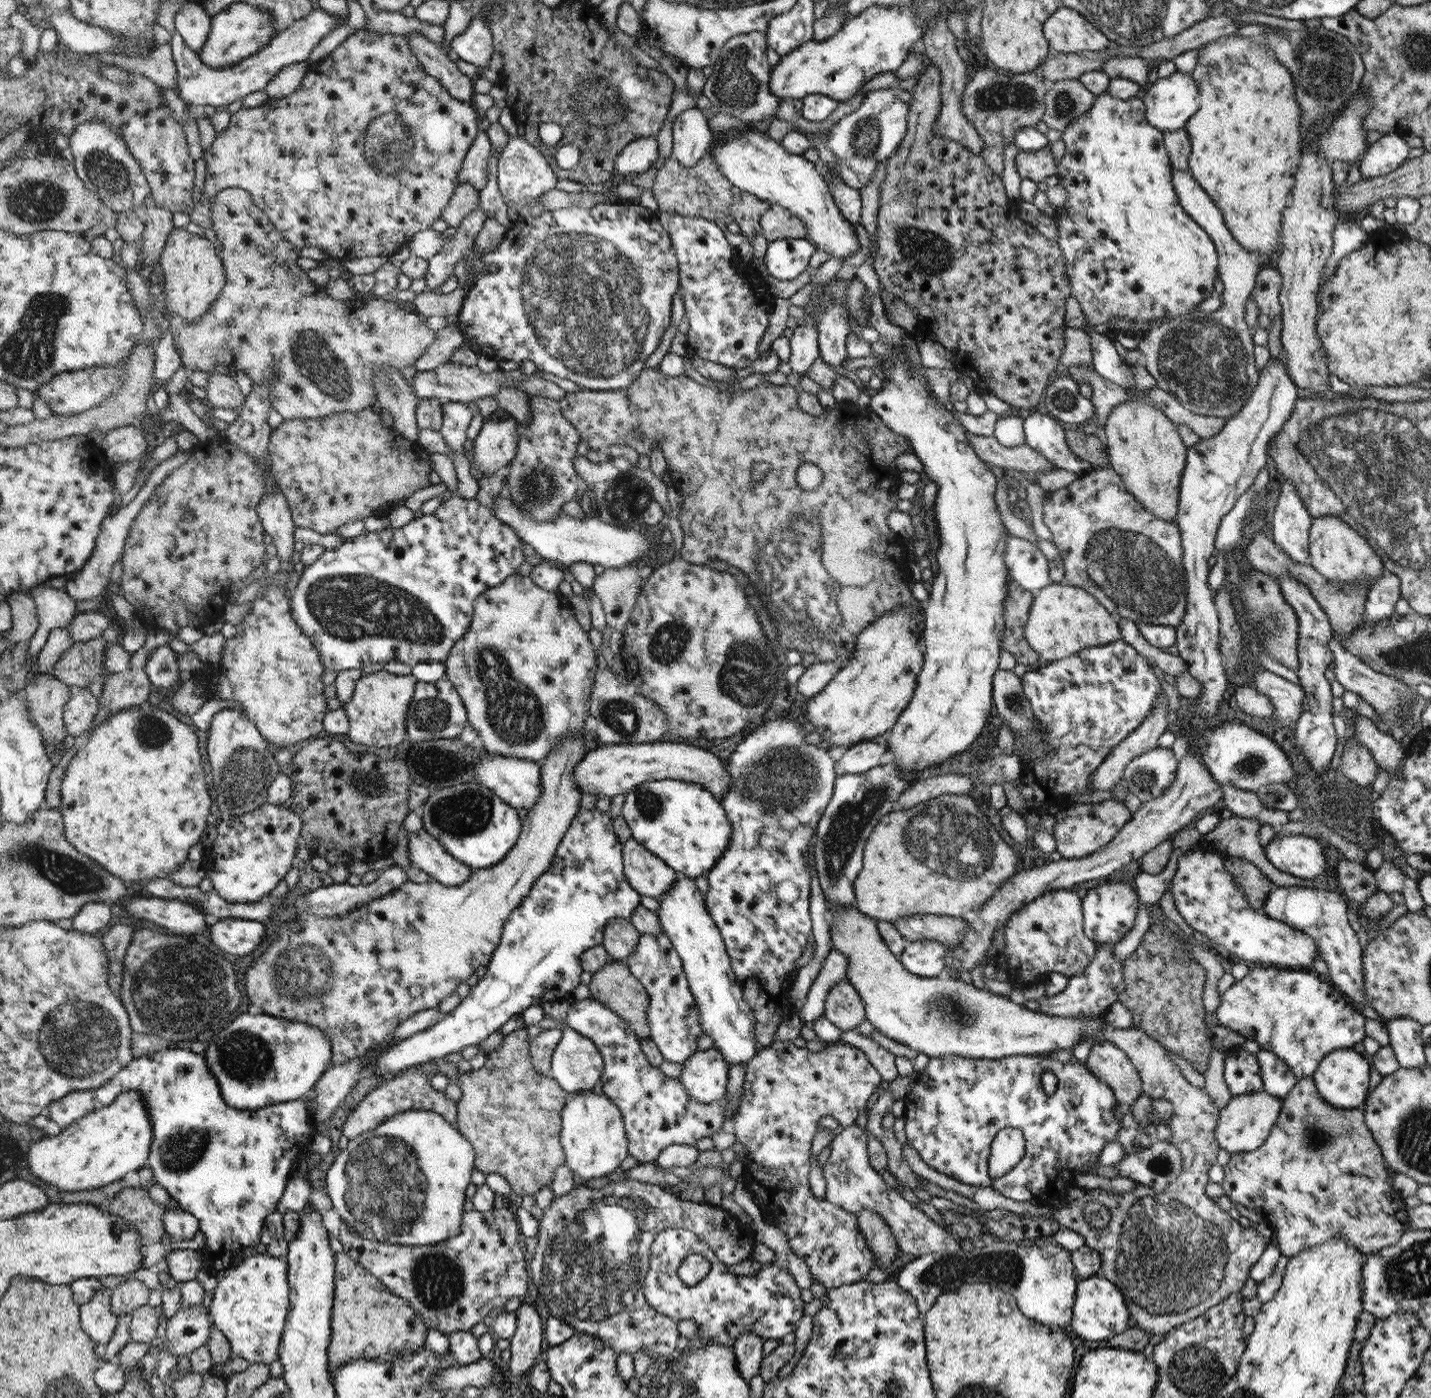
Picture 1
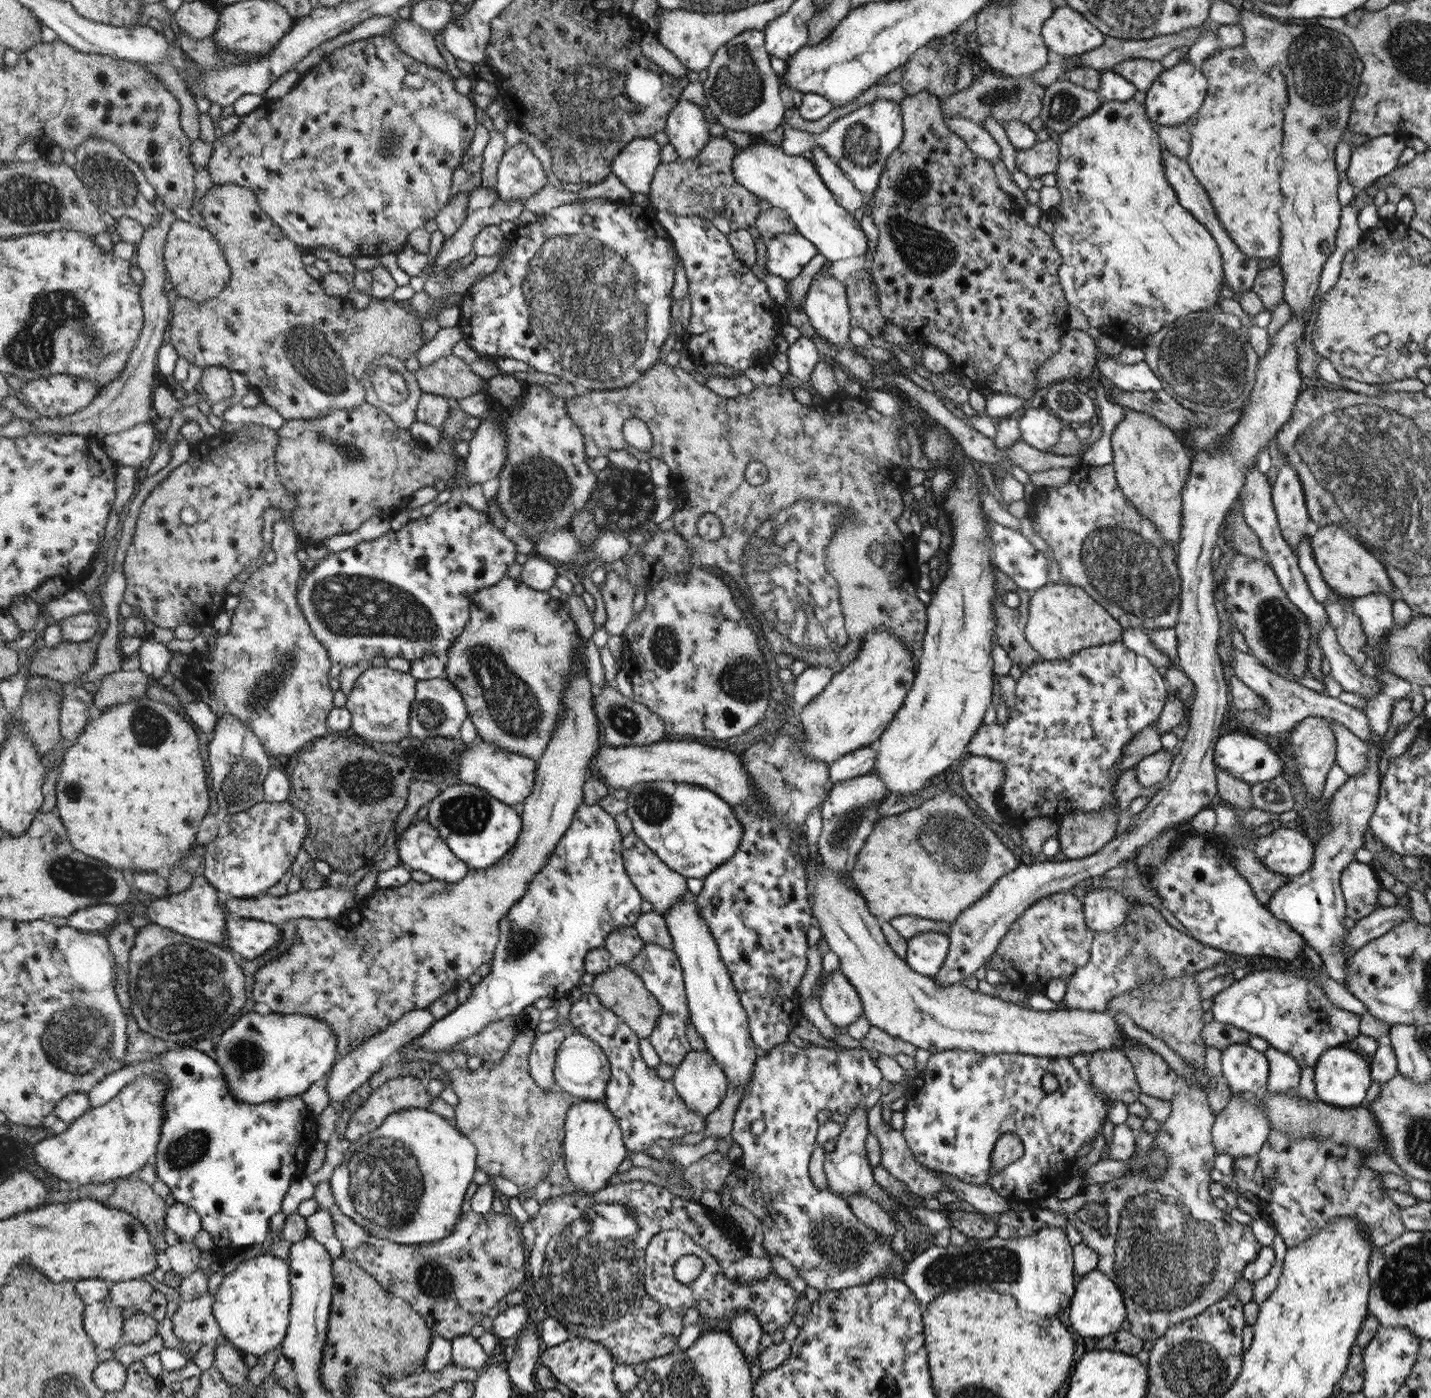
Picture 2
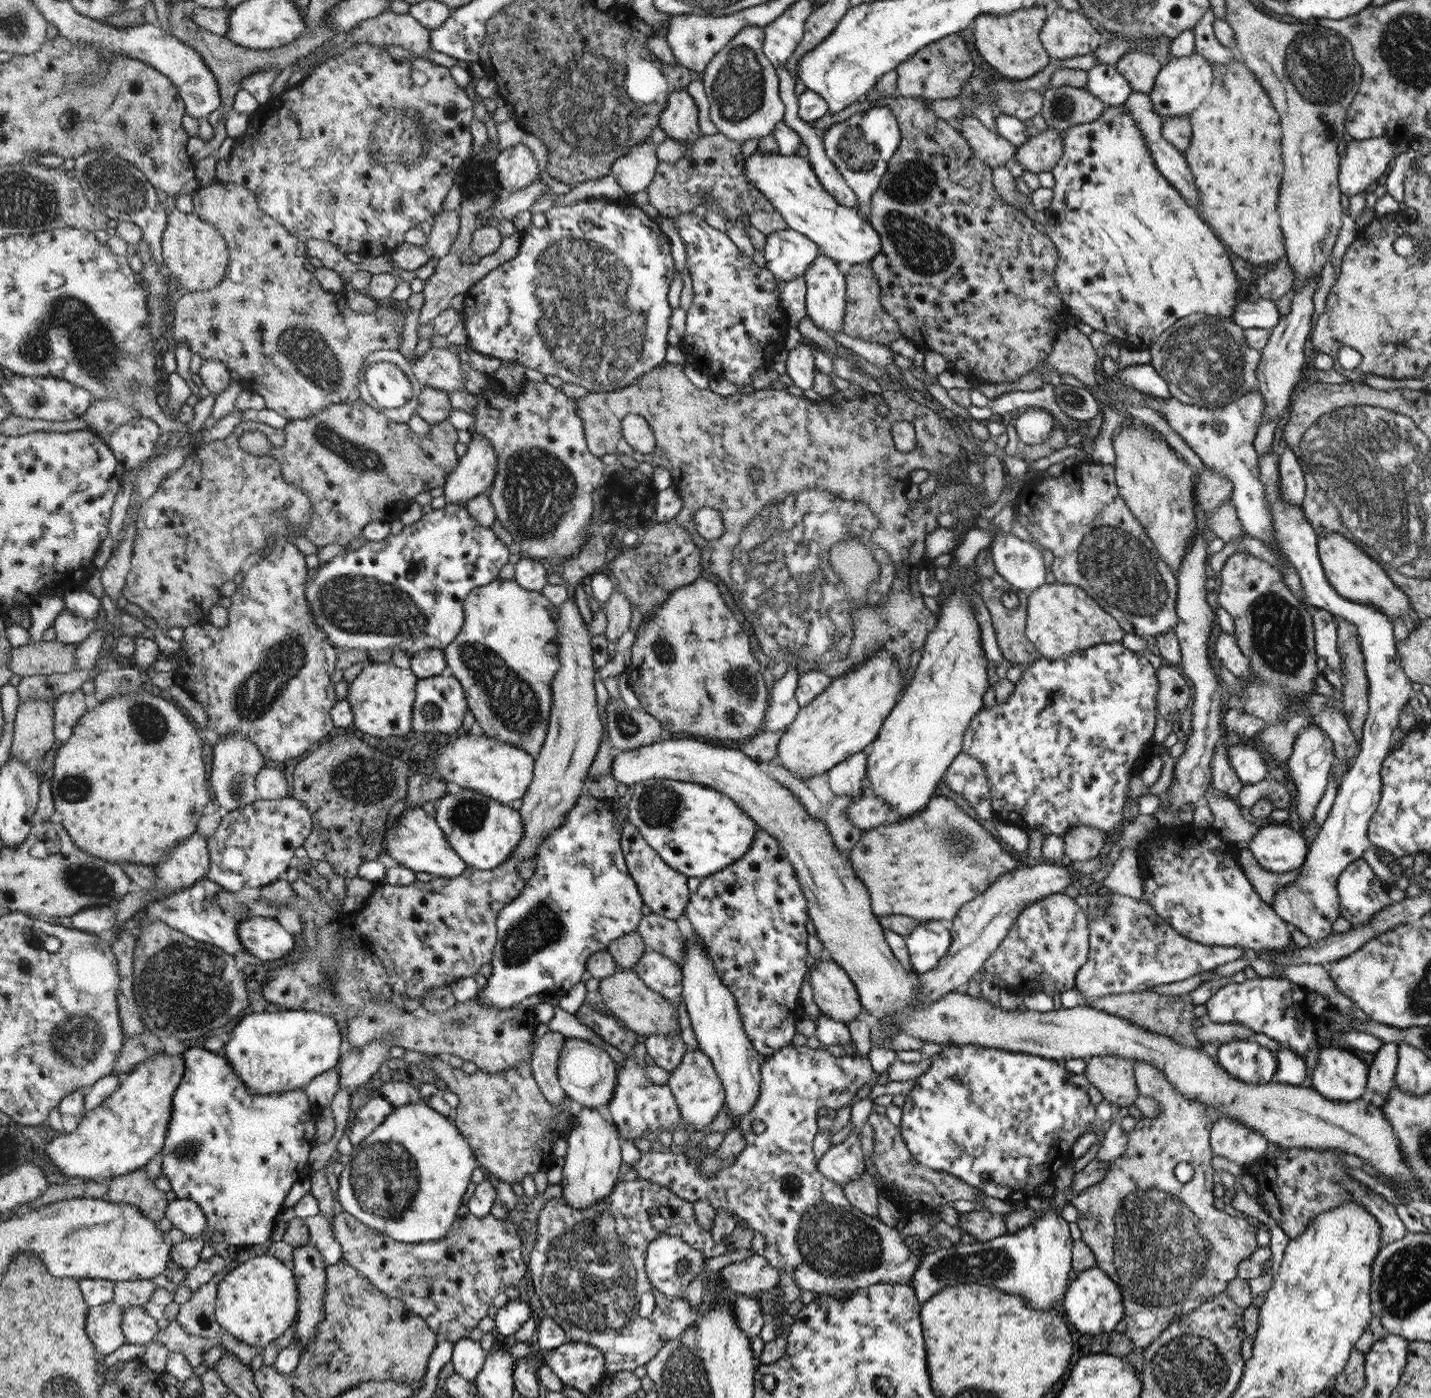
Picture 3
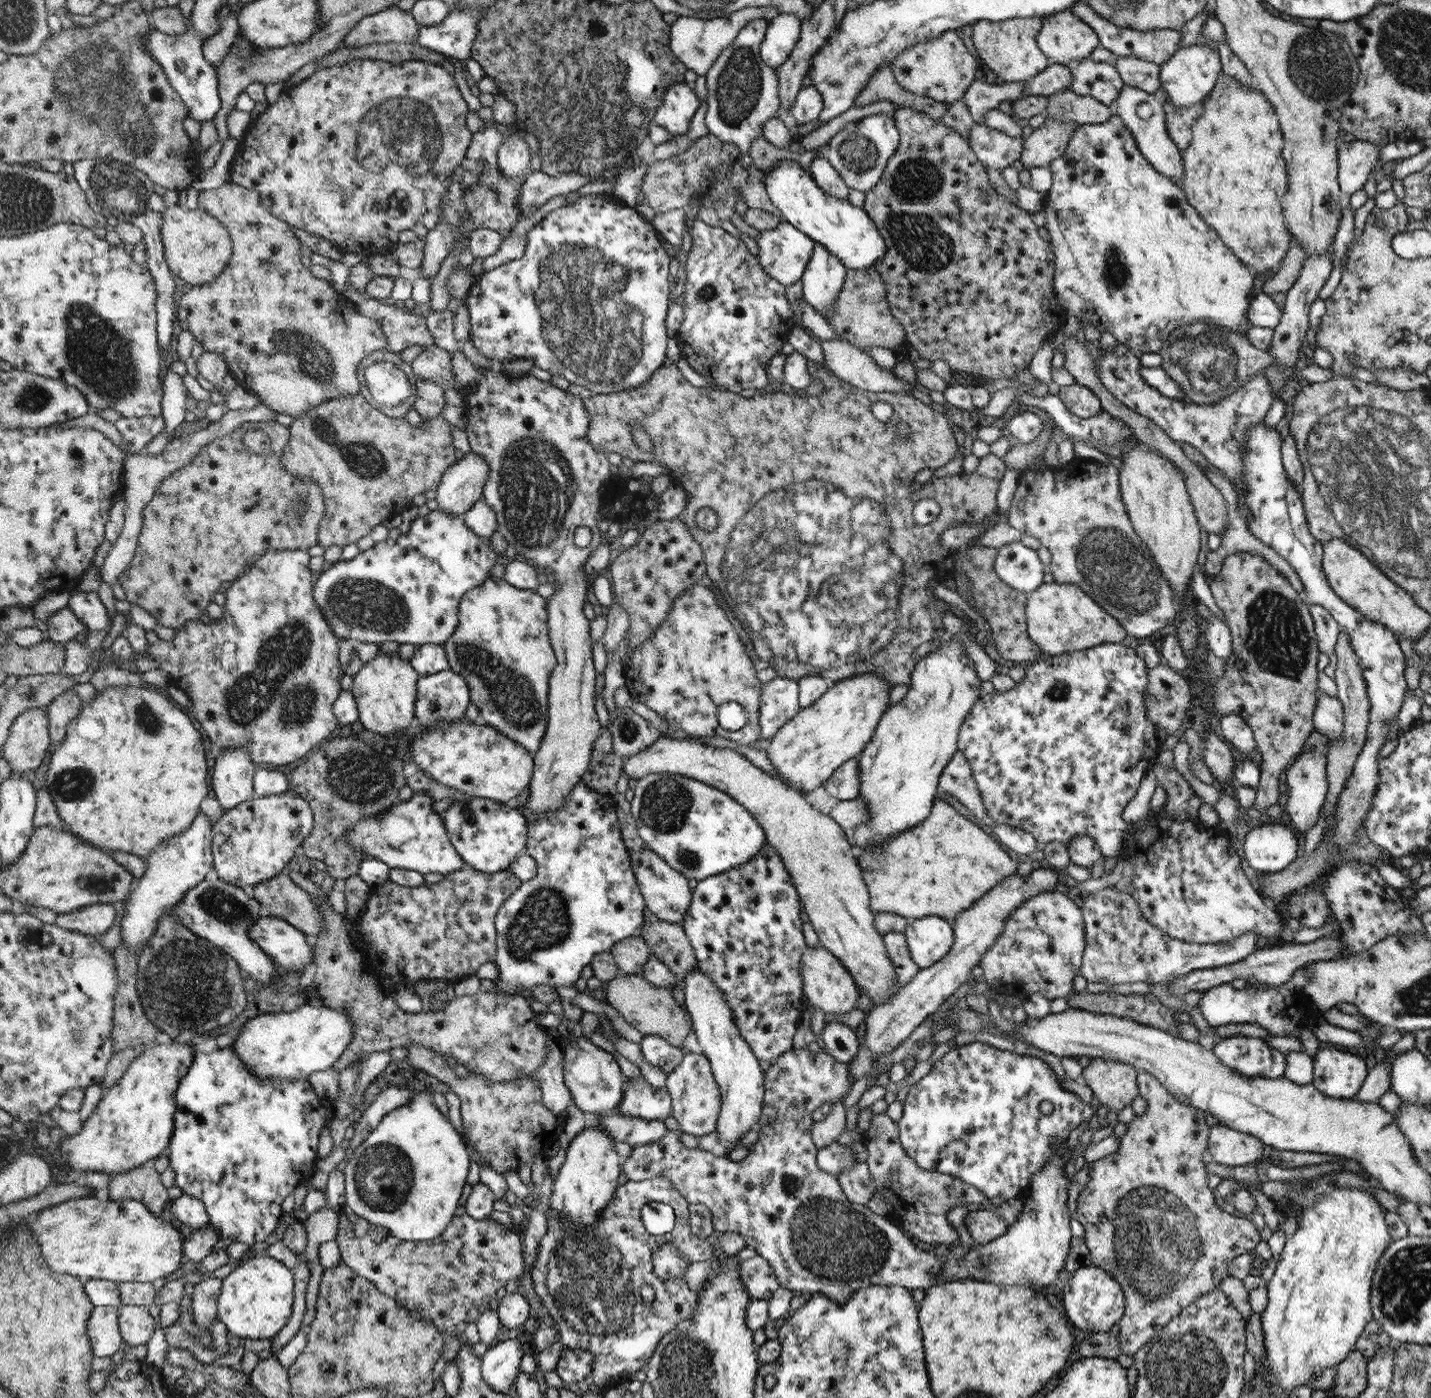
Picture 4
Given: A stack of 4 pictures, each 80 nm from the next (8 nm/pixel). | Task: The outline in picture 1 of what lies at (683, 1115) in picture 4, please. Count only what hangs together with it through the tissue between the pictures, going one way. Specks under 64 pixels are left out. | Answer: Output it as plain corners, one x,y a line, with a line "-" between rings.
714,1047
706,1050
697,1050
690,1059
686,1059
682,1065
682,1075
678,1080
683,1084
689,1095
692,1095
702,1104
711,1103
726,1096
726,1084
728,1082
728,1070
730,1064
725,1056

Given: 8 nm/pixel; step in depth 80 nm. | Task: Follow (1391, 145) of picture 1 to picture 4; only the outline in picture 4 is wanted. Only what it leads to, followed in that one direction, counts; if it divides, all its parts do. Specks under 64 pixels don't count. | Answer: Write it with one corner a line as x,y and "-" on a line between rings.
1340,139
1337,144
1337,179
1341,192
1352,195
1358,190
1363,190
1370,172
1378,162
1380,148
1380,145
1373,145
1367,140
1355,139
1347,142

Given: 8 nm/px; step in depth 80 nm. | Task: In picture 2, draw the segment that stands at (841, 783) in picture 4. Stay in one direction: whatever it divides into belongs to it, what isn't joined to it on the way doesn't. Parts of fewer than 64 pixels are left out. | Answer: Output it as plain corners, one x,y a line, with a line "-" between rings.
860,747
850,754
842,756
840,760
830,766
830,779
832,784
841,783
848,779
858,778
869,774
876,765
876,747

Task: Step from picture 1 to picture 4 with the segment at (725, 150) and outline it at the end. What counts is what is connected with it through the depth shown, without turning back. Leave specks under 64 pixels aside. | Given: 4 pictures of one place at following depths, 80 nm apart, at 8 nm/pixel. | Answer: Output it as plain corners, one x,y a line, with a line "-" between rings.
794,159
779,160
771,171
766,171
764,186
783,220
802,230
815,243
828,249
848,269
870,269
883,262
887,255
887,240
863,207
856,207
848,200
838,199
822,191
805,169

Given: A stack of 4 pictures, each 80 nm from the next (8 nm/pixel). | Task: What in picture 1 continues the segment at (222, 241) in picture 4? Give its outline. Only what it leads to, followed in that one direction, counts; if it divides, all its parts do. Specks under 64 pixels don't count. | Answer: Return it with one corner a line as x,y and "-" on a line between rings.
173,228
160,258
164,275
164,310
167,317
179,316
185,322
195,322
207,314
212,303
220,297
227,283
224,262
216,255
216,245
204,236
187,232
186,228

